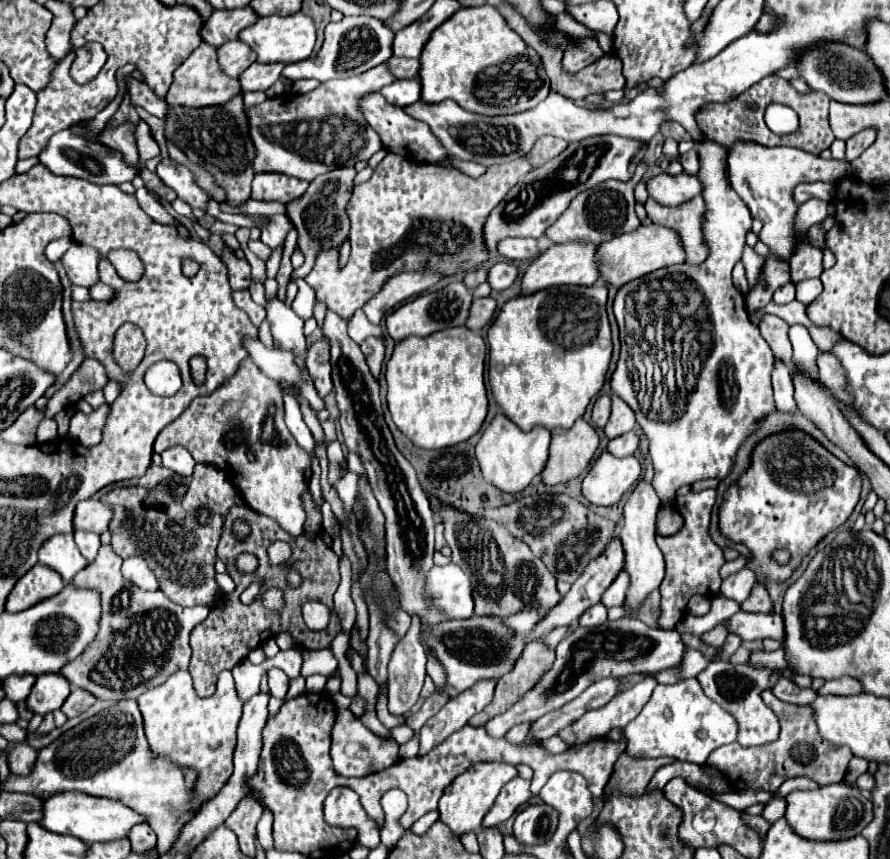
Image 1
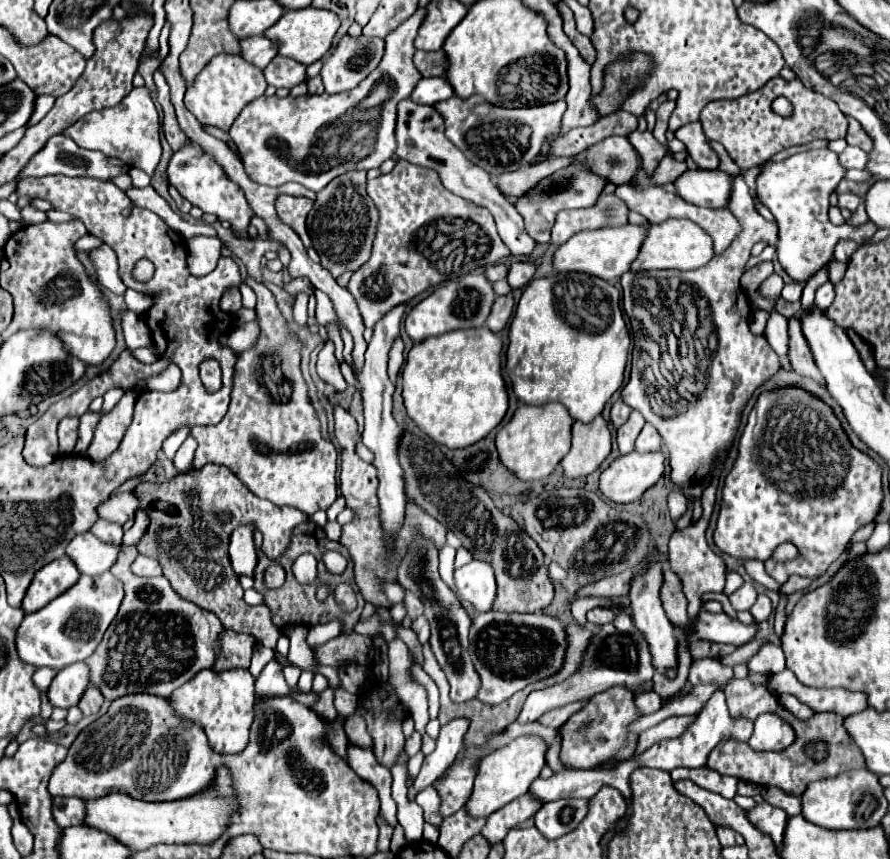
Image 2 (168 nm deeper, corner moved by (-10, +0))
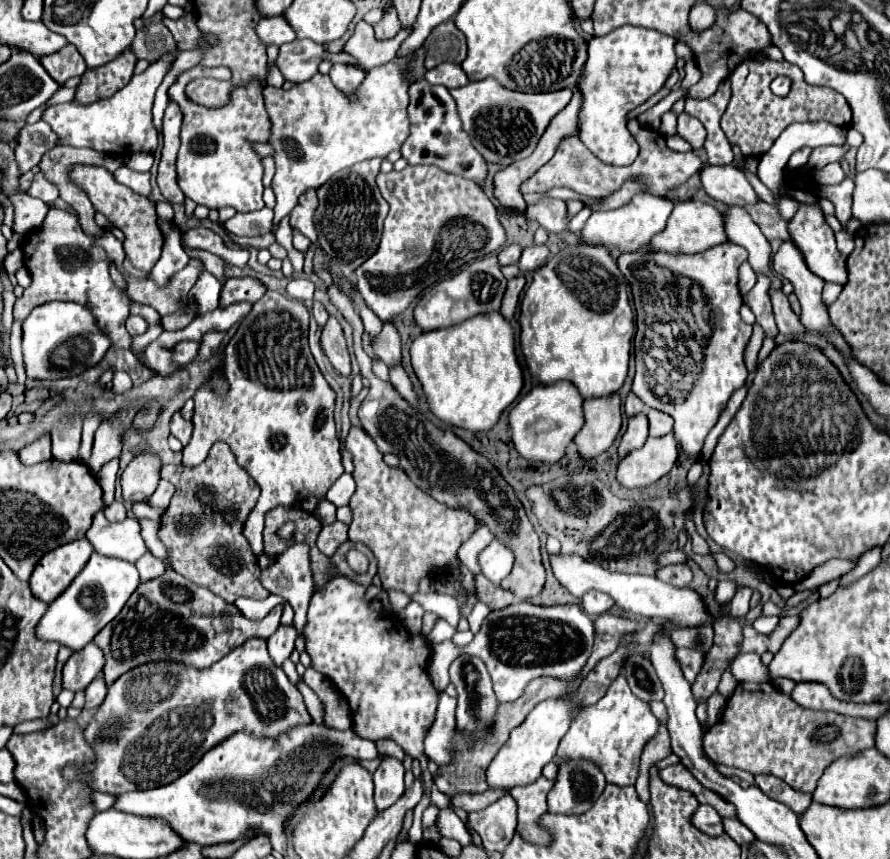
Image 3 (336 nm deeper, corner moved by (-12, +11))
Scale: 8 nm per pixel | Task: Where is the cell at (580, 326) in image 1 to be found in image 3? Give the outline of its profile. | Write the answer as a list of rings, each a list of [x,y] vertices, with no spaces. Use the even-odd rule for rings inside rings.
[[[571,244],[565,246],[561,252],[557,252],[553,258],[547,260],[545,266],[537,268],[533,274],[533,282],[527,288],[527,292],[523,294],[521,300],[521,348],[523,348],[523,356],[527,362],[527,368],[531,372],[533,378],[537,378],[541,384],[553,384],[559,380],[569,380],[573,382],[583,398],[593,398],[593,396],[605,396],[611,392],[617,392],[625,378],[627,378],[627,370],[629,370],[629,358],[631,358],[631,344],[635,336],[635,316],[634,311],[629,304],[629,292],[627,282],[623,278],[623,274],[617,268],[615,258],[607,252],[607,248],[595,248],[589,244]]]

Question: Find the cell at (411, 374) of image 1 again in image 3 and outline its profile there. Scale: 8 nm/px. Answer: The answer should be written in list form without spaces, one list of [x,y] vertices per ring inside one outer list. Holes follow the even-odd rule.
[[[485,312],[457,326],[423,332],[411,344],[411,362],[417,378],[423,384],[423,392],[431,412],[451,426],[473,432],[493,428],[501,412],[515,402],[523,388],[523,370],[515,354],[515,332],[499,312]]]

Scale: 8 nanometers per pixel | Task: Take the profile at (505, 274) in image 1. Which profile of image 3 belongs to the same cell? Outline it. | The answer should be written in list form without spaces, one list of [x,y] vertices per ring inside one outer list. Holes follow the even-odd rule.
[[[531,246],[531,248],[525,248],[525,250],[523,250],[523,256],[521,256],[521,260],[519,260],[519,268],[521,268],[523,272],[527,272],[527,270],[537,270],[539,266],[545,264],[547,256],[549,256],[549,248],[547,248],[547,246]]]

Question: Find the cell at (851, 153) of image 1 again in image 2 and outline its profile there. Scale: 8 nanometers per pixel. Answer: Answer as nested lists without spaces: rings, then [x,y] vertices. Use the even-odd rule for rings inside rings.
[[[847,147],[841,155],[841,165],[847,169],[865,169],[867,163],[867,153],[859,151],[859,147]]]

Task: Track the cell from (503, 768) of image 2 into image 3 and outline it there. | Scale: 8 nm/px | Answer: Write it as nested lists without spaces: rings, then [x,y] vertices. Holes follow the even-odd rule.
[[[573,692],[539,702],[531,710],[531,714],[525,718],[525,722],[511,730],[509,740],[501,746],[501,750],[497,752],[493,762],[489,764],[489,770],[487,770],[489,786],[511,790],[513,786],[531,784],[533,780],[537,780],[541,776],[543,766],[549,764],[551,760],[555,760],[557,746],[559,746],[561,738],[567,734],[571,720],[579,712],[579,708],[583,708],[583,704],[573,702]]]

